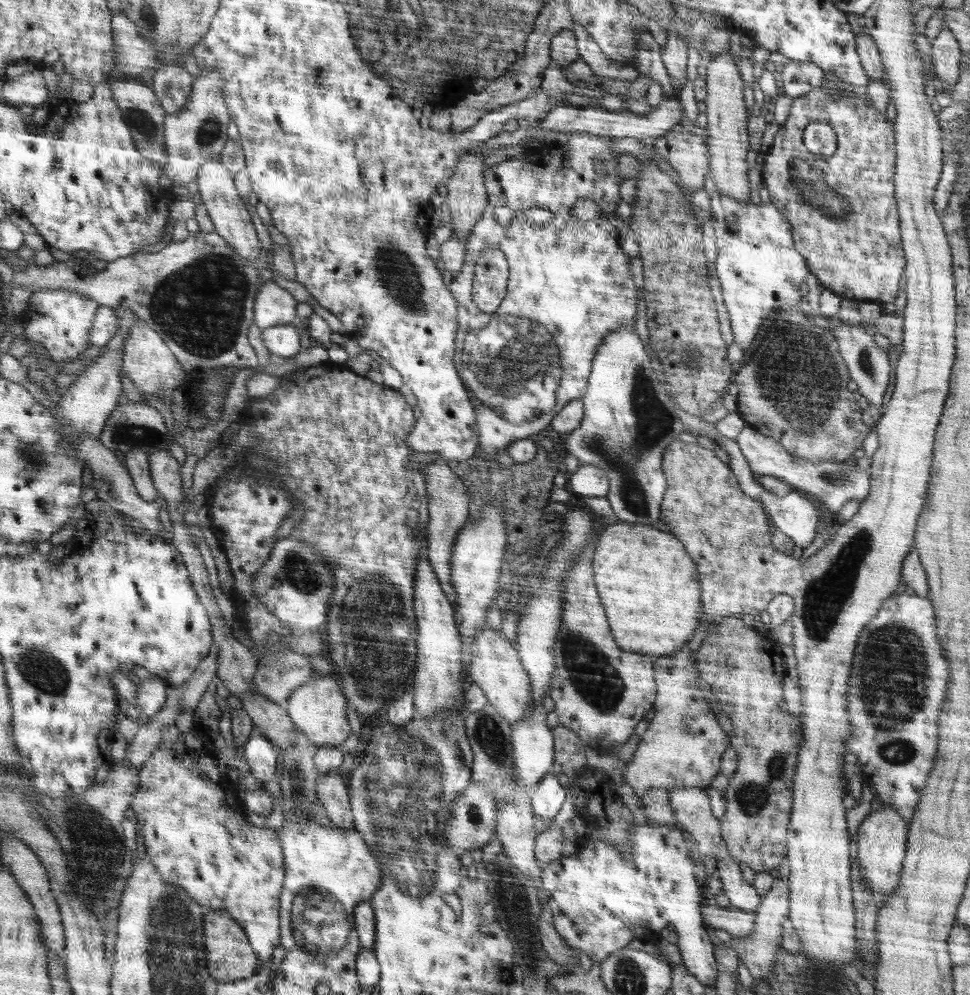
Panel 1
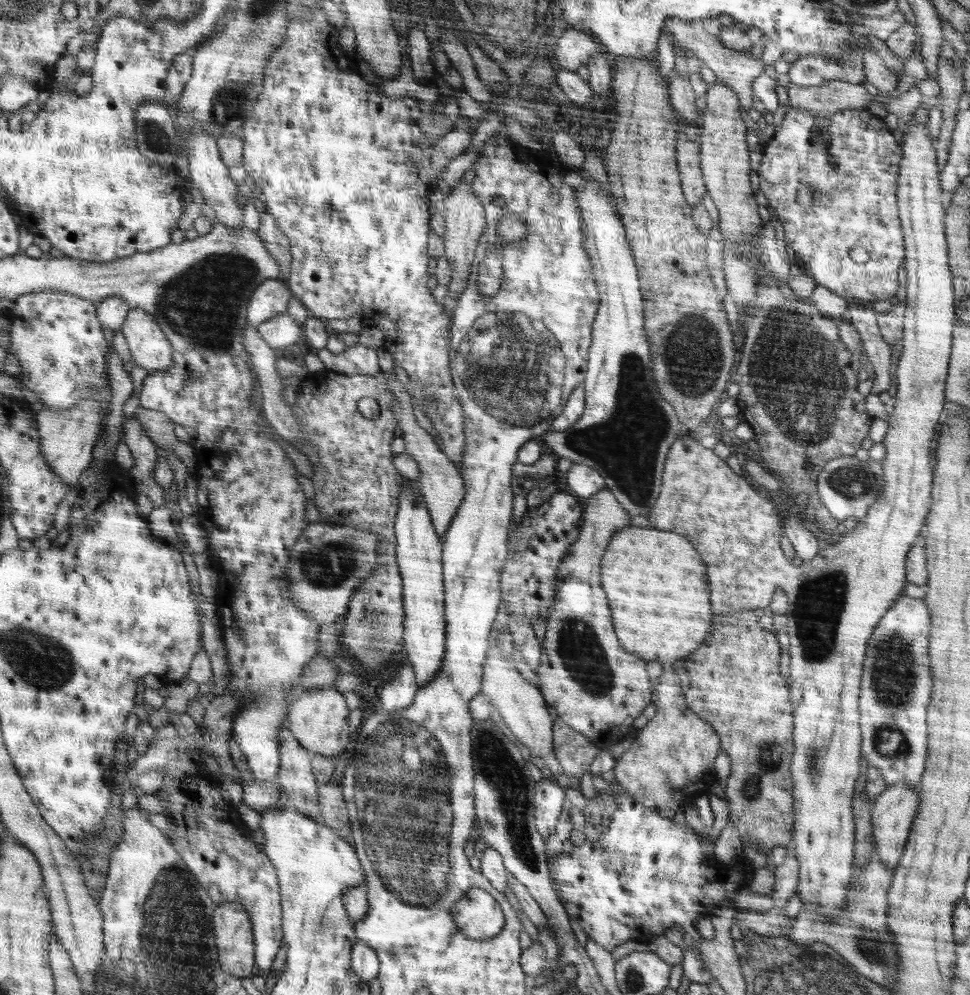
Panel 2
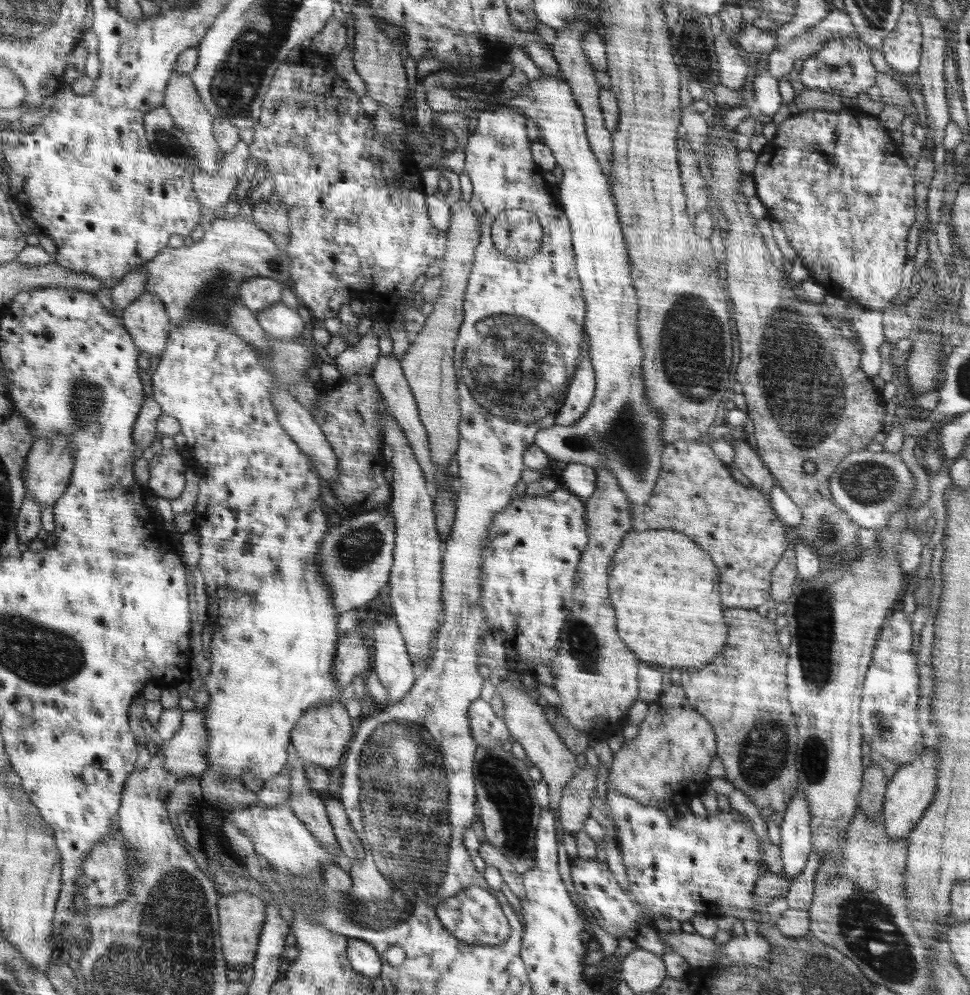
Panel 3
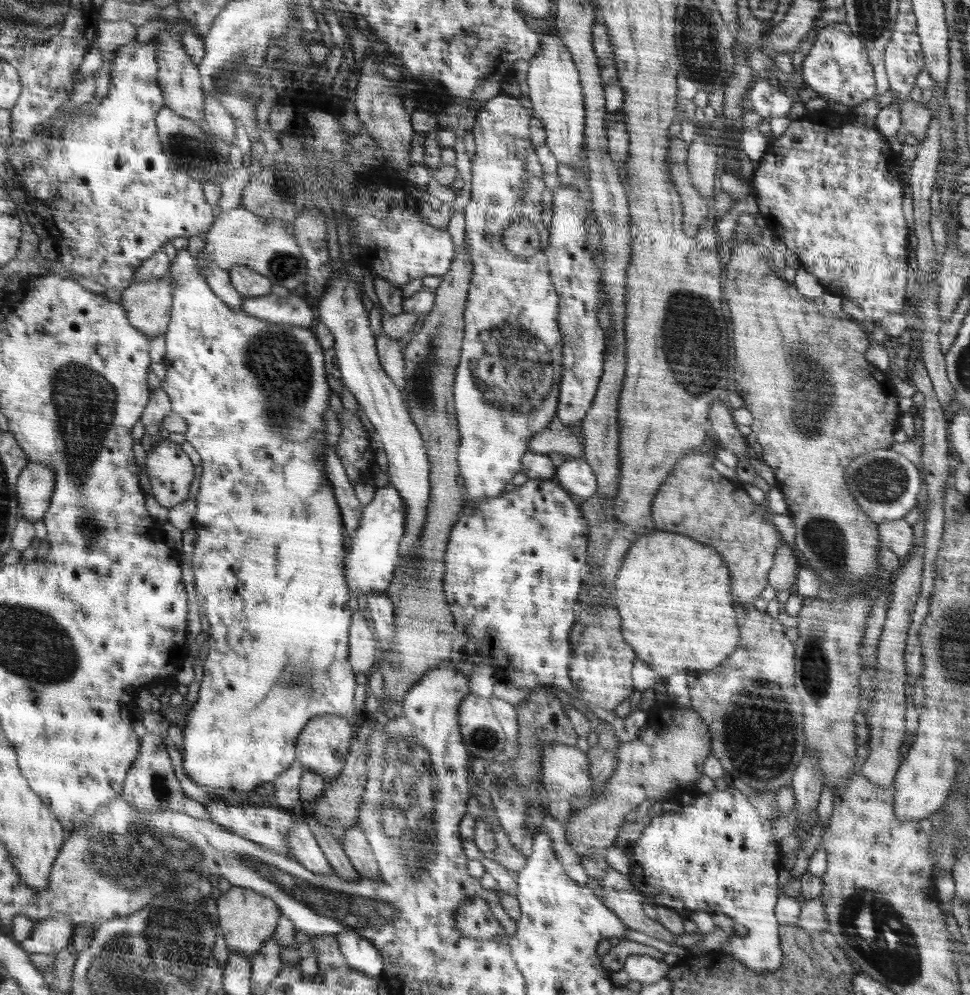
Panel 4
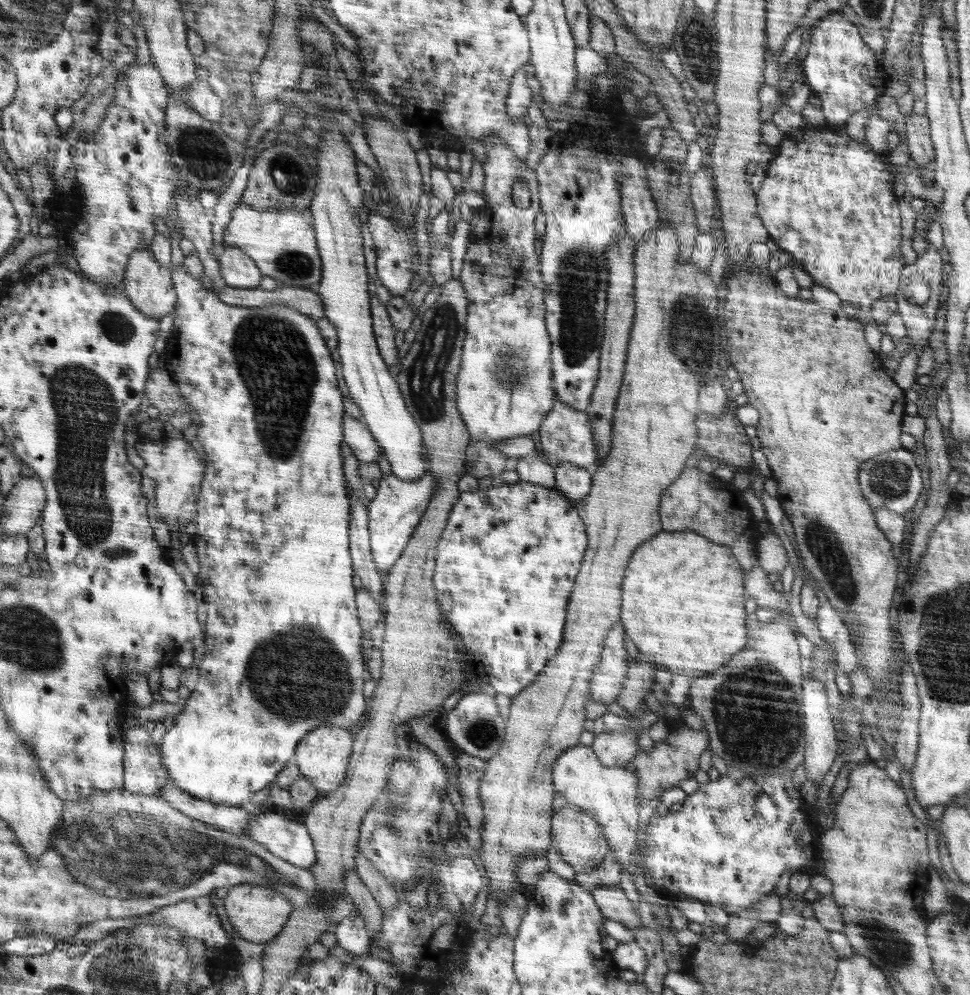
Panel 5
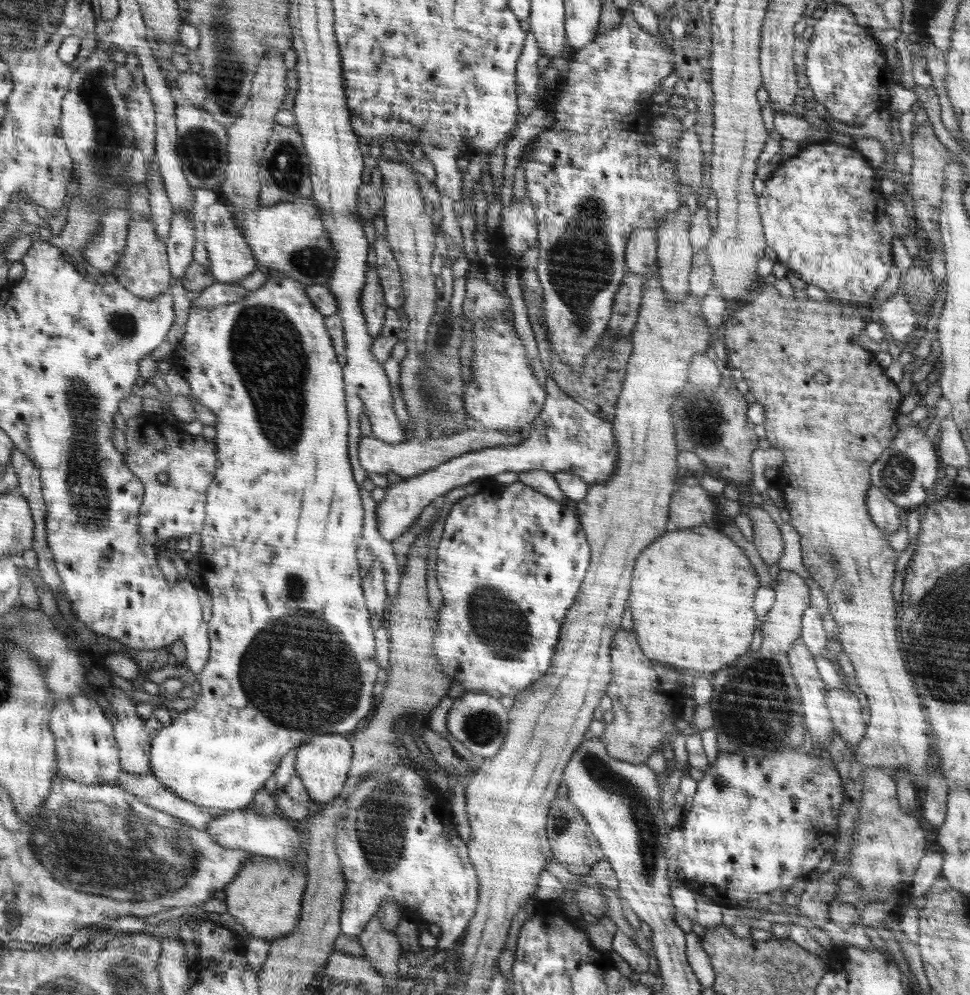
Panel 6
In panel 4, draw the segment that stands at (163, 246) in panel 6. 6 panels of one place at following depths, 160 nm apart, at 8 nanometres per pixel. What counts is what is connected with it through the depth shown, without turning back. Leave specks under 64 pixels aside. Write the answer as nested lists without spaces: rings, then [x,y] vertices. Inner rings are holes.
[[[166,278],[138,281],[123,291],[122,305],[126,307],[132,324],[151,339],[166,334],[171,326],[175,308],[174,284]]]

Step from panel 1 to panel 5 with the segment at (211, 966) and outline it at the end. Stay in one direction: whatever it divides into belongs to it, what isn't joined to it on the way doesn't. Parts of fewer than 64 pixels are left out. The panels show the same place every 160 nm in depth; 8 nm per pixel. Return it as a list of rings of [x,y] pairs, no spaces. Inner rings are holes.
[[[253,884],[231,887],[224,899],[224,905],[233,928],[244,940],[256,943],[267,943],[278,936],[295,909],[280,891]]]

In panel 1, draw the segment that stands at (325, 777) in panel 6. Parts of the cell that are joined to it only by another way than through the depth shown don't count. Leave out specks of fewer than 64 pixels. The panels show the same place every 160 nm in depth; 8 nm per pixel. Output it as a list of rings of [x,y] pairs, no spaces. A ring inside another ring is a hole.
[[[315,673],[290,695],[287,700],[287,713],[293,726],[302,730],[312,744],[317,747],[328,744],[339,746],[351,736],[346,714],[346,699],[342,696],[334,676]]]

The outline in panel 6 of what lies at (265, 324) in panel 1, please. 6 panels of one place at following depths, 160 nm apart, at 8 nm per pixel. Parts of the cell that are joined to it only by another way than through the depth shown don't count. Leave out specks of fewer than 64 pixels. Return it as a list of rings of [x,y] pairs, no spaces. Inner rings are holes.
[[[219,201],[203,210],[202,239],[207,250],[209,269],[218,283],[238,282],[254,270],[254,258],[244,236],[232,222],[232,214]]]

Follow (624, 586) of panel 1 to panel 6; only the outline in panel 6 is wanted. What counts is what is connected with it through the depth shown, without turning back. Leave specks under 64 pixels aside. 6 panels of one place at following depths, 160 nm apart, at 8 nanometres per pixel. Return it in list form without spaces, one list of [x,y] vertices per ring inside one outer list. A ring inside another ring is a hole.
[[[716,527],[668,530],[663,537],[647,546],[636,562],[636,582],[632,582],[632,620],[634,632],[644,646],[644,654],[652,660],[672,664],[682,675],[703,677],[703,672],[716,672],[750,650],[756,630],[754,596],[758,576],[742,548]]]

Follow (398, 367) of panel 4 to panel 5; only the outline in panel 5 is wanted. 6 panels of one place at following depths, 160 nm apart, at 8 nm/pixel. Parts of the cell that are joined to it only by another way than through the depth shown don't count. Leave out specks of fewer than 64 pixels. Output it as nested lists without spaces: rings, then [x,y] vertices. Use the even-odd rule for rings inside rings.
[[[372,298],[372,314],[374,318],[374,333],[379,345],[379,353],[386,360],[388,366],[396,362],[399,348],[399,338],[396,337],[396,330],[387,313],[386,306],[380,304],[378,298]]]

